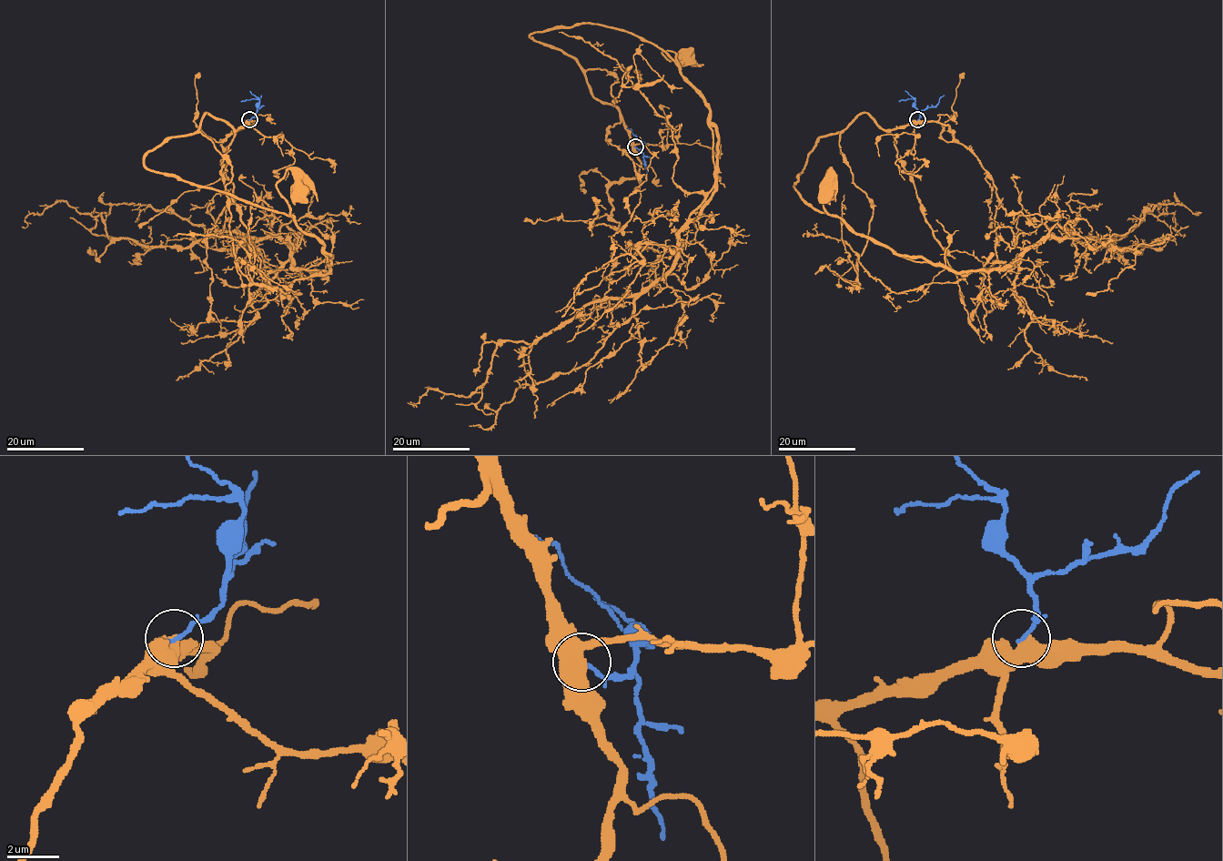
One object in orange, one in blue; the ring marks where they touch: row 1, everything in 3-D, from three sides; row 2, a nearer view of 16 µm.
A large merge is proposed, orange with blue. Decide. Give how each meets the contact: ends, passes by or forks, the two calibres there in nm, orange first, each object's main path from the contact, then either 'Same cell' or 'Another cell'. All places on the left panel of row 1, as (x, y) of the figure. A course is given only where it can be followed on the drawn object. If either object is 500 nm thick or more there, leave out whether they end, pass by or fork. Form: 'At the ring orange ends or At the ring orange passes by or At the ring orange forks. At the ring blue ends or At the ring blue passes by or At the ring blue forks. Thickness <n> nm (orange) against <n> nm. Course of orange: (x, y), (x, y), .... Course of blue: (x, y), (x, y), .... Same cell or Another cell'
Thickness 500 nm (orange) against 160 nm. Course of orange: (248, 120), (234, 129), (206, 113), (145, 165), (288, 215), (277, 185), (288, 169), (299, 190). Course of blue: (248, 120), (256, 114), (259, 101), (250, 98), (241, 102). Another cell

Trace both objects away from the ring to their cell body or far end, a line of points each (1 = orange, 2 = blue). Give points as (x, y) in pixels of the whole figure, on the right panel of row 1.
1: (917, 120), (883, 129), (860, 113), (821, 137), (793, 184), (829, 215), (822, 192), (828, 169), (826, 190)
2: (917, 120), (920, 114), (915, 101), (907, 98), (899, 102)

